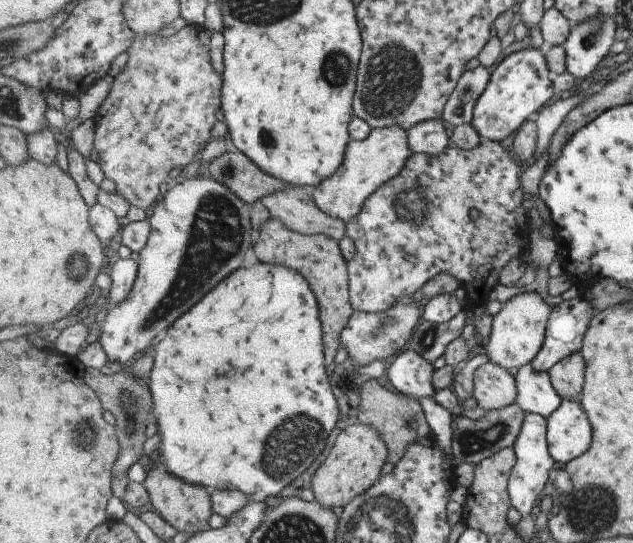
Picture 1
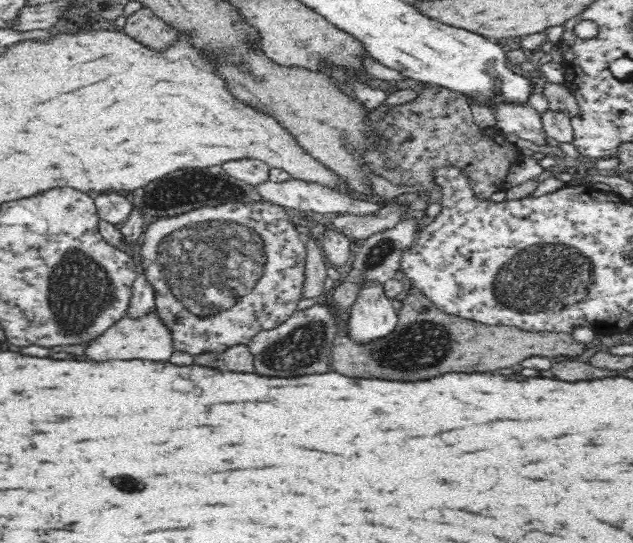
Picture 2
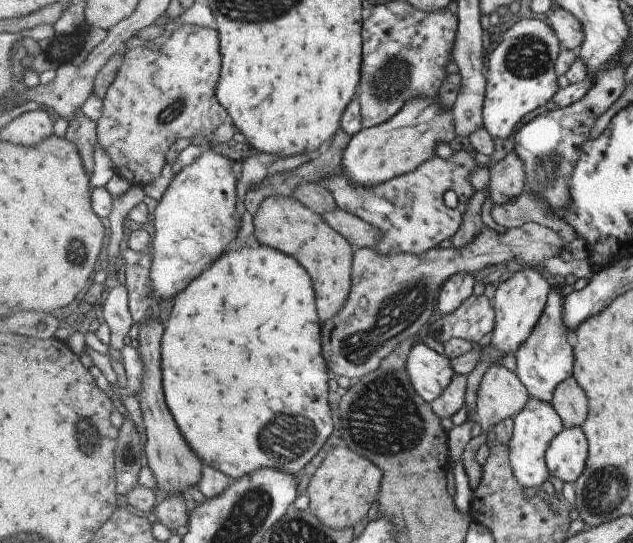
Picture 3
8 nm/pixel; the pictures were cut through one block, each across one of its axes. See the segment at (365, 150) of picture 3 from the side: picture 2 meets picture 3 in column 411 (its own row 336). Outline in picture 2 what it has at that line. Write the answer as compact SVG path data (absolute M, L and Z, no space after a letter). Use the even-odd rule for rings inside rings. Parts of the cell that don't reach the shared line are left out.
M152 310L146 316L140 318L122 318L100 338L91 343L92 346L86 348L86 356L96 362L104 360L156 360L156 362L166 362L172 352L174 352L172 332L168 329L164 320L160 319L159 312Z

